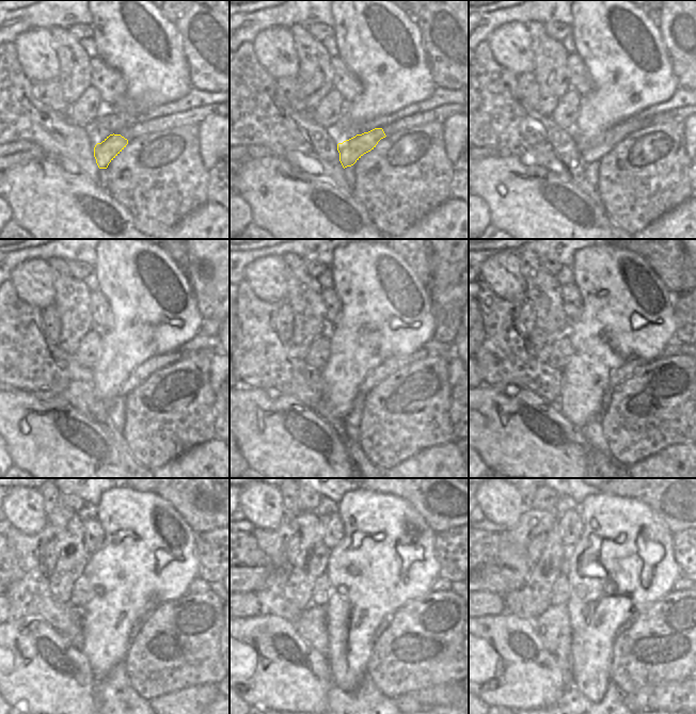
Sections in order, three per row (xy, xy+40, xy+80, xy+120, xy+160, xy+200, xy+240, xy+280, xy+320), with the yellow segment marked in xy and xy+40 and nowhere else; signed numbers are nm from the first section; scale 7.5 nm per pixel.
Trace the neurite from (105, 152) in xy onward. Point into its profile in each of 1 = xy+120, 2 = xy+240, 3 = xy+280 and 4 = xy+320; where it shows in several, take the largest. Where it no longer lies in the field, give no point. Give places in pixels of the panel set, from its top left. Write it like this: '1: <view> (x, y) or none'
1: xy+120 (141, 373)
2: xy+240 (199, 585)
3: xy+280 (440, 584)
4: xy+320 (681, 584)

